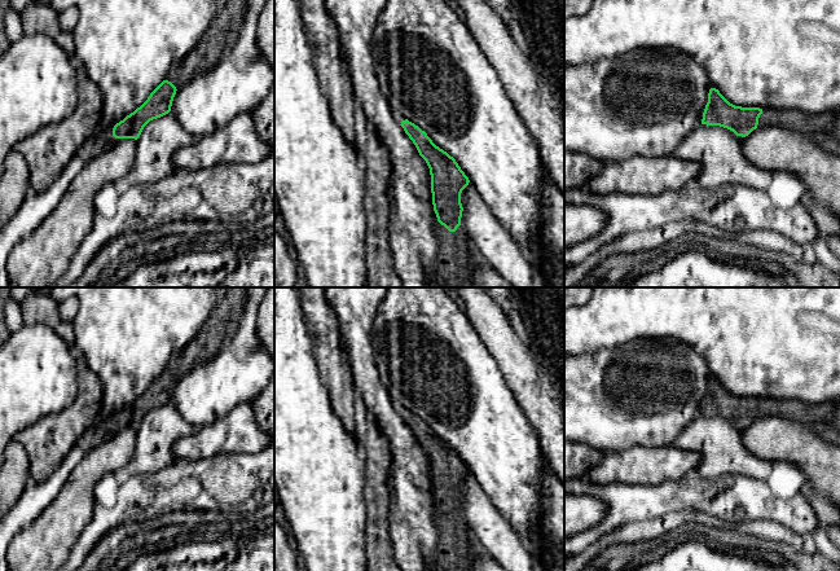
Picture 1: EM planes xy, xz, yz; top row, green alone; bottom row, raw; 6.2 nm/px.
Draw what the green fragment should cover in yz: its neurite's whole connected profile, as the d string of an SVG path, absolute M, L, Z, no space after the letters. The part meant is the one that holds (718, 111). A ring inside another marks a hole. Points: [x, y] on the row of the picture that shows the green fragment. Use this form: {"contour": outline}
{"contour": "M711 88L702 124L720 126L746 137L757 127L769 127L787 122L787 117L760 107L742 107L730 104L716 88Z"}

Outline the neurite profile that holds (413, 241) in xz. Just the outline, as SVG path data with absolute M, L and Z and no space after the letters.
M325 0L325 9L339 35L355 101L364 109L374 135L390 151L392 172L388 189L391 199L388 233L395 271L403 287L430 287L431 280L444 280L439 276L436 265L441 238L436 233L440 223L432 205L430 168L404 128L393 120L391 106L381 93L371 56L371 43L379 40L374 28L386 3L387 0Z

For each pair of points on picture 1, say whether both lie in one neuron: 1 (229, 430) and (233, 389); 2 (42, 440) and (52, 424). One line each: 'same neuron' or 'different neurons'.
1: different neurons
2: same neuron

